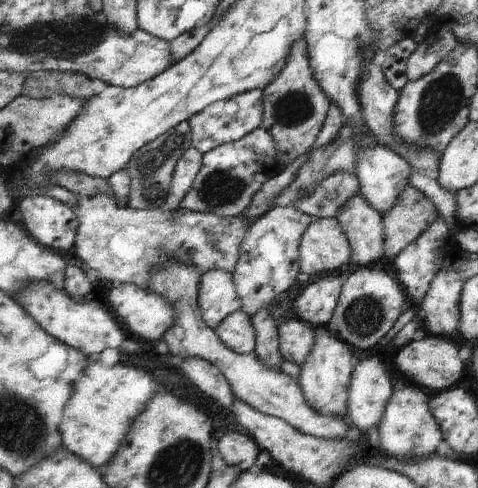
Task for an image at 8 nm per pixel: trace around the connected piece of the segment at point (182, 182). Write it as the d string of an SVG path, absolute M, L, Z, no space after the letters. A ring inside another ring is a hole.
M194 147L188 148L176 163L171 180L171 189L167 192L164 207L166 210L180 210L180 202L192 188L192 183L200 168L203 154Z

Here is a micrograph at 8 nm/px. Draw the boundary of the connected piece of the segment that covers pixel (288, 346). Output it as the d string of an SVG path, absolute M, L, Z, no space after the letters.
M298 318L288 320L278 327L279 350L284 360L302 366L314 346L313 327Z

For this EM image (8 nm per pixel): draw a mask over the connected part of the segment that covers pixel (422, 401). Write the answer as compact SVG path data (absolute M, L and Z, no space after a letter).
M407 383L402 390L394 390L392 398L384 408L384 416L378 426L380 448L386 456L392 458L406 458L406 460L428 458L436 454L436 449L443 440L442 431L432 411L429 400L431 394L425 389Z

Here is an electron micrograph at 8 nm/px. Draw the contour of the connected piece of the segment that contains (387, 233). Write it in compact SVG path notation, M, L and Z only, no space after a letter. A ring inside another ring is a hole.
M412 185L406 186L396 206L388 214L381 214L384 257L396 258L440 216L436 206L420 190Z

